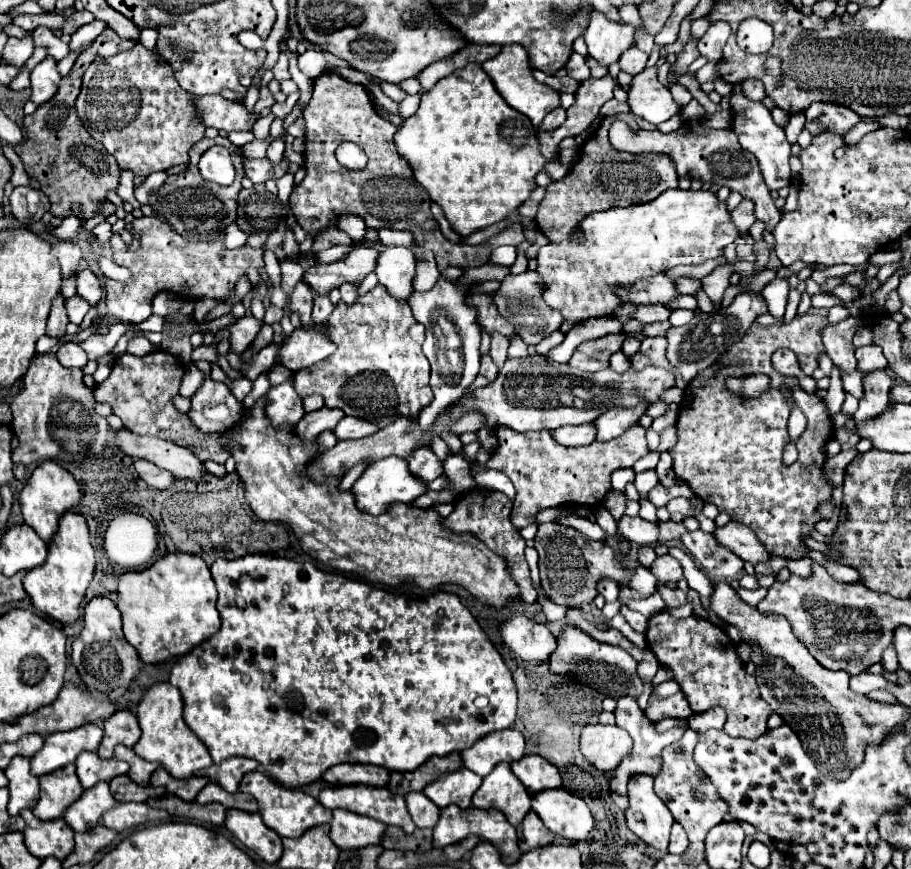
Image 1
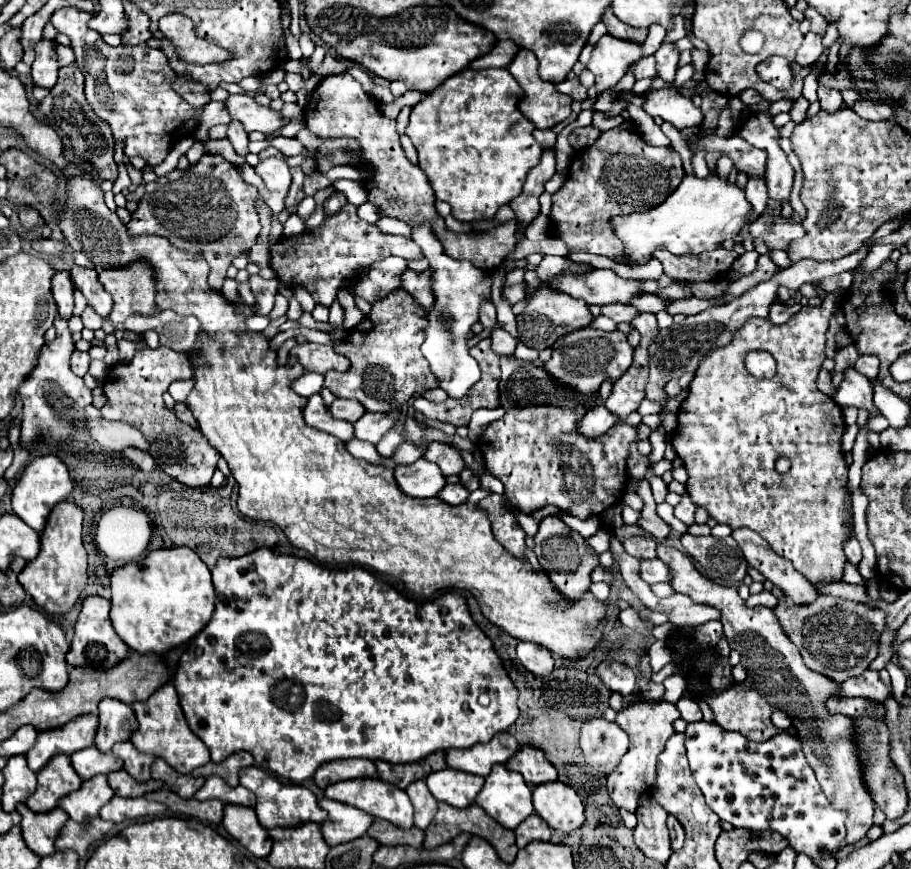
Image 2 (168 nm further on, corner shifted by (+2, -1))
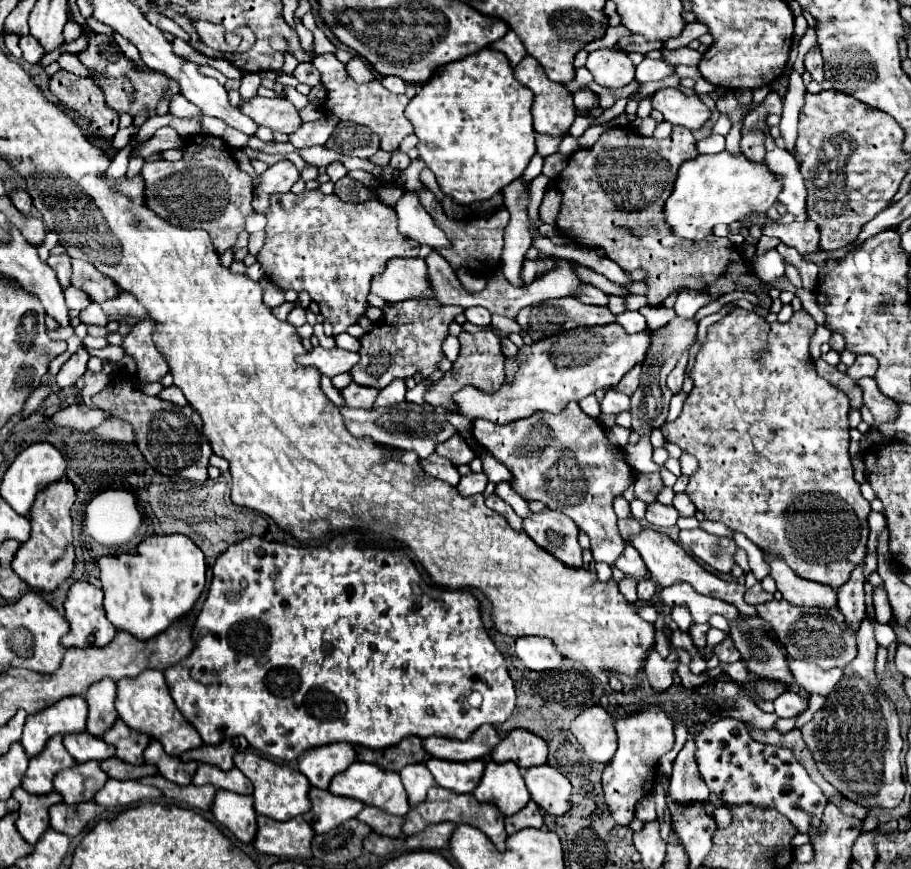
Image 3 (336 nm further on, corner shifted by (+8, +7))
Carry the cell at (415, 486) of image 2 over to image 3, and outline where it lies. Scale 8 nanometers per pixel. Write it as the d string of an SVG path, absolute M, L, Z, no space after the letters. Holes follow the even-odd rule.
M432 455L428 459L422 459L420 465L422 465L422 469L426 473L430 473L436 479L442 479L442 481L446 481L450 485L458 485L460 483L460 473L458 473L456 465L452 465L452 461L446 461L446 457Z

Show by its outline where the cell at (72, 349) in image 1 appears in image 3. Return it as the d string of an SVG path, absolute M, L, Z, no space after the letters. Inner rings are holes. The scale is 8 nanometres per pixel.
M80 347L74 355L70 355L70 359L62 365L60 373L56 375L56 383L58 387L72 387L84 373L86 373L86 365L88 365L90 355L86 353L84 347Z

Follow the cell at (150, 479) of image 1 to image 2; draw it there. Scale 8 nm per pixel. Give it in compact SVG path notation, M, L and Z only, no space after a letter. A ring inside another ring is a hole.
M124 449L124 455L126 455L134 465L138 465L138 469L144 471L144 473L152 473L152 471L156 469L154 459L152 459L148 453L142 453L140 449L138 449L138 451L136 451L136 449Z

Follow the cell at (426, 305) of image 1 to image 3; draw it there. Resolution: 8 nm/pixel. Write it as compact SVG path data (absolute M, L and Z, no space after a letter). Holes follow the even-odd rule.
M406 191L394 209L398 215L398 231L402 235L416 239L418 243L426 243L432 249L450 247L450 241L446 239L444 231L434 225L432 217L420 205L416 191Z

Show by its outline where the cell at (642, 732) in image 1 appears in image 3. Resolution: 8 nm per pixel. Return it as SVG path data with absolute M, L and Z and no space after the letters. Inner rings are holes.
M650 705L644 707L640 713L620 717L616 721L616 733L618 751L614 759L604 767L602 789L612 819L618 825L630 825L634 819L636 803L652 791L658 759L674 747L674 721L662 711L662 707Z

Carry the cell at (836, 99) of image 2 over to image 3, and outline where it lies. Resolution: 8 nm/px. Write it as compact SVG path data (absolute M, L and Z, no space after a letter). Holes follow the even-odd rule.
M814 45L814 47L806 53L804 65L806 65L806 69L808 69L808 73L812 75L814 81L818 81L818 83L824 81L824 63L822 63L822 55L820 55L820 47L818 47L818 45Z

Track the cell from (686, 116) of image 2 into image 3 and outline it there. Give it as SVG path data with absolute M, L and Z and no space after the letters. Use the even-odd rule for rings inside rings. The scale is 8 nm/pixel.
M660 89L652 97L652 107L658 109L670 125L682 125L698 131L710 119L710 109L698 95L684 95L680 89Z

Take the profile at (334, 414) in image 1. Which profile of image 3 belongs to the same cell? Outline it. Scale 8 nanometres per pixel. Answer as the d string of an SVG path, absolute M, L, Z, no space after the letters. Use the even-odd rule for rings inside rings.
M354 381L342 389L342 395L346 399L346 407L362 407L362 409L372 409L380 389L368 389L364 385L356 385Z

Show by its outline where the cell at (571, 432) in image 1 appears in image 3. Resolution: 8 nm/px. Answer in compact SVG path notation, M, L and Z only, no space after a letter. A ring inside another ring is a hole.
M608 389L606 397L602 401L602 413L622 413L630 409L630 397L626 393L620 393L616 389Z

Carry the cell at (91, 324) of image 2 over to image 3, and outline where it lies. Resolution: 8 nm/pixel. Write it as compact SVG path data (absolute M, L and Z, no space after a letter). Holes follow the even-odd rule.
M90 303L90 307L80 313L80 319L82 319L82 323L86 323L86 325L94 323L94 325L102 325L102 327L108 325L108 321L110 321L110 317L100 309L98 303Z

